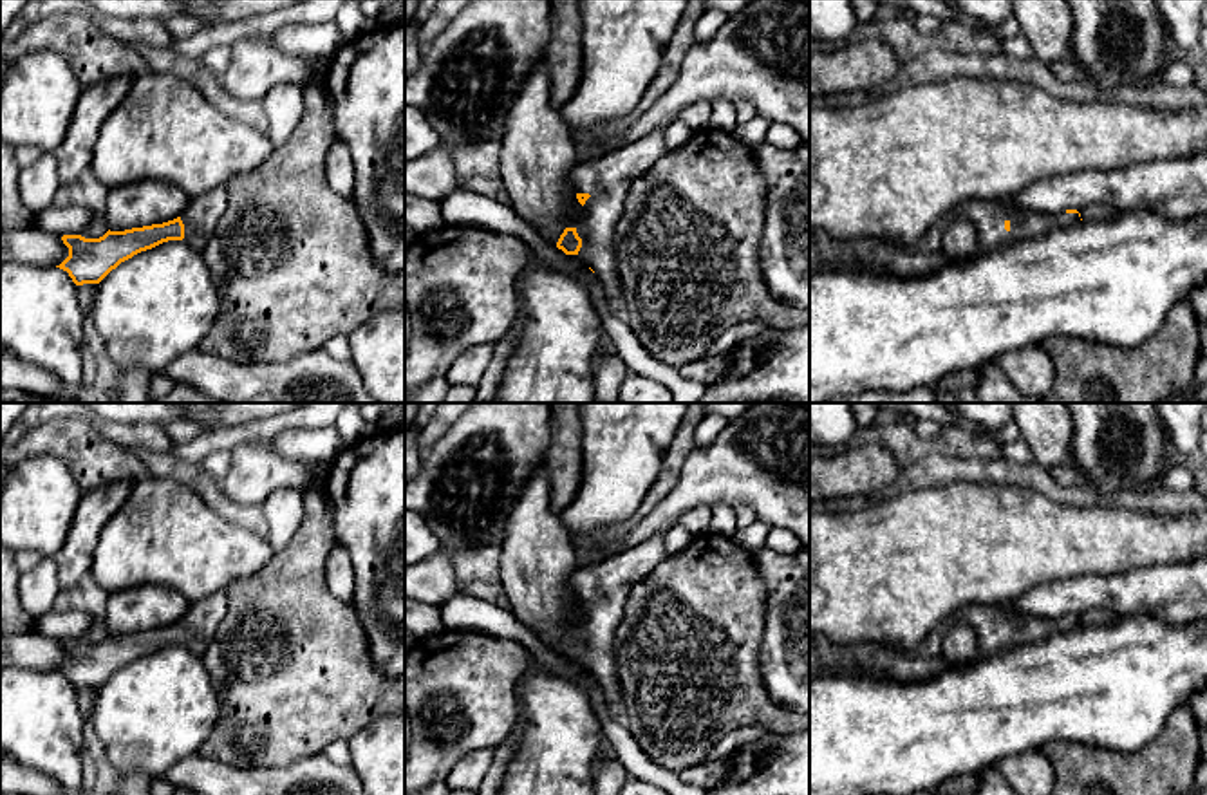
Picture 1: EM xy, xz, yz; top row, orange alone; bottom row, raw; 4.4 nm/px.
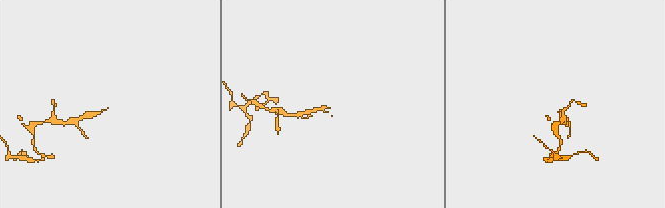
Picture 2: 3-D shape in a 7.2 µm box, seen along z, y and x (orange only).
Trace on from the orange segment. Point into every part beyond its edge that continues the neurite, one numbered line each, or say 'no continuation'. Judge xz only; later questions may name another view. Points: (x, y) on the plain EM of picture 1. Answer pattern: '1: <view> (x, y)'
1: xz (608, 582)

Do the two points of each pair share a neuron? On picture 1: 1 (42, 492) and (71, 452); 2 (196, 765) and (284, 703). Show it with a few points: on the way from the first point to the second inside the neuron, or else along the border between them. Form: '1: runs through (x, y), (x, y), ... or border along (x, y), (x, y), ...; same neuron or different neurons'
1: border along (18, 463), (53, 456), (82, 492); different neurons
2: border along (199, 752), (206, 757), (246, 768); different neurons

